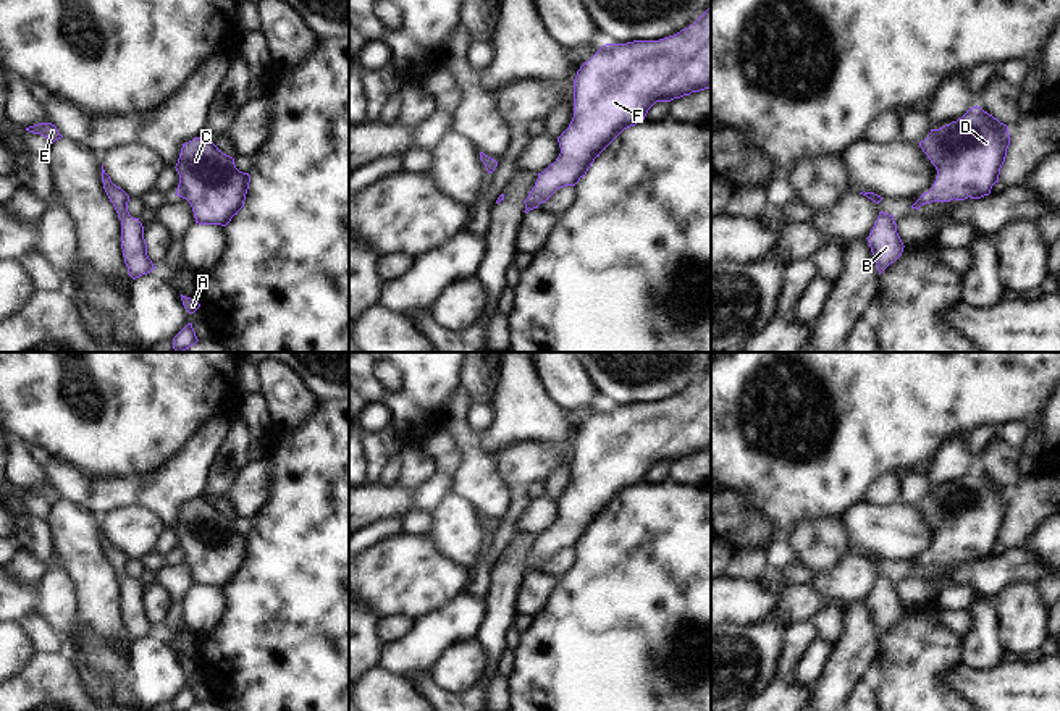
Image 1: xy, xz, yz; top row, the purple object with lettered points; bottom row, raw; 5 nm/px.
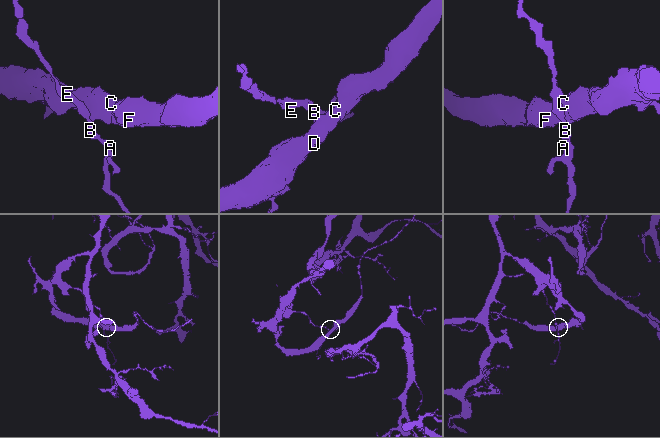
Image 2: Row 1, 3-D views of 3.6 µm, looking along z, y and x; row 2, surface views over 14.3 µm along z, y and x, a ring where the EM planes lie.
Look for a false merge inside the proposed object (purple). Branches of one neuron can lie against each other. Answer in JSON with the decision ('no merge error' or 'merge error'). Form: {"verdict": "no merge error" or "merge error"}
{"verdict": "no merge error"}

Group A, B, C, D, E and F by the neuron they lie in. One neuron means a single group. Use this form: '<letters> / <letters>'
A B C D E F

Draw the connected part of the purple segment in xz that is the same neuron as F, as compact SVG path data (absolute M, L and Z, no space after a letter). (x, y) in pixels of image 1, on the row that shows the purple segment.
M711 6L688 27L659 40L606 44L574 79L574 118L557 137L561 154L538 173L525 213L557 189L575 186L596 157L656 102L711 89Z

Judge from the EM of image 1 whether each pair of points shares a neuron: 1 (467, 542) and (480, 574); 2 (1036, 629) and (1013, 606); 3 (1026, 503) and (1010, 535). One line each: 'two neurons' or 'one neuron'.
1: two neurons
2: one neuron
3: one neuron

